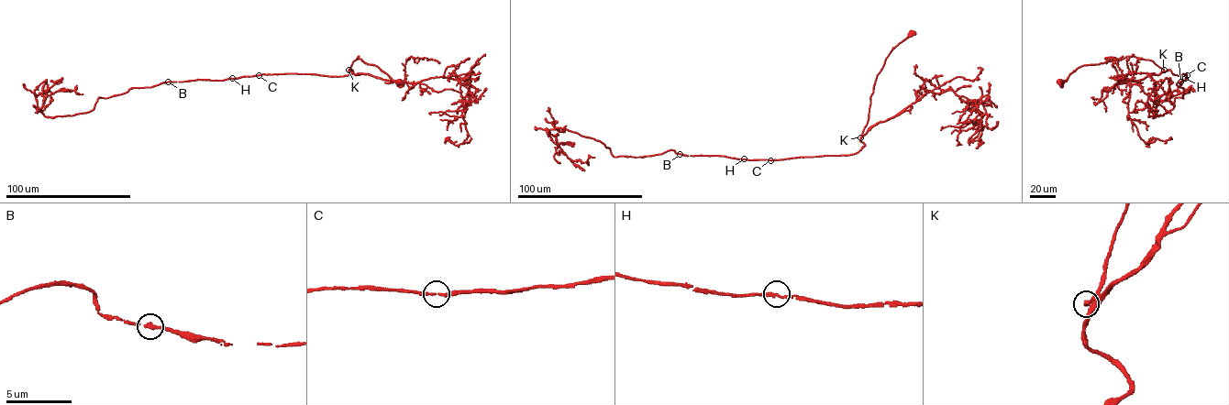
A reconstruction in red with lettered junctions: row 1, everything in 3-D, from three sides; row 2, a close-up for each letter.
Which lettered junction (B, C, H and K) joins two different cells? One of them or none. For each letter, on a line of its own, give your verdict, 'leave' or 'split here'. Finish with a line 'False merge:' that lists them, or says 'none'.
B: leave
C: leave
H: leave
K: leave
False merge: none

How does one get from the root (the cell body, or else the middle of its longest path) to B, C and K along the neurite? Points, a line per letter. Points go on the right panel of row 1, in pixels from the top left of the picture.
B: (1059, 82), (1081, 66), (1127, 56), (1152, 60), (1175, 74), (1186, 74), (1180, 82)
C: (1059, 82), (1065, 81), (1081, 66), (1127, 56), (1151, 60), (1164, 71), (1169, 70), (1175, 74), (1187, 75)
K: (1059, 82), (1065, 81), (1081, 66), (1127, 56), (1152, 60), (1164, 70)

